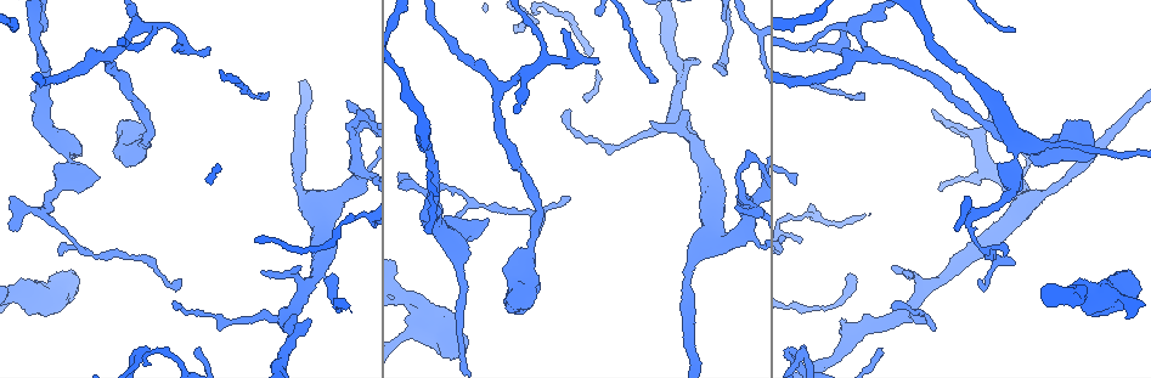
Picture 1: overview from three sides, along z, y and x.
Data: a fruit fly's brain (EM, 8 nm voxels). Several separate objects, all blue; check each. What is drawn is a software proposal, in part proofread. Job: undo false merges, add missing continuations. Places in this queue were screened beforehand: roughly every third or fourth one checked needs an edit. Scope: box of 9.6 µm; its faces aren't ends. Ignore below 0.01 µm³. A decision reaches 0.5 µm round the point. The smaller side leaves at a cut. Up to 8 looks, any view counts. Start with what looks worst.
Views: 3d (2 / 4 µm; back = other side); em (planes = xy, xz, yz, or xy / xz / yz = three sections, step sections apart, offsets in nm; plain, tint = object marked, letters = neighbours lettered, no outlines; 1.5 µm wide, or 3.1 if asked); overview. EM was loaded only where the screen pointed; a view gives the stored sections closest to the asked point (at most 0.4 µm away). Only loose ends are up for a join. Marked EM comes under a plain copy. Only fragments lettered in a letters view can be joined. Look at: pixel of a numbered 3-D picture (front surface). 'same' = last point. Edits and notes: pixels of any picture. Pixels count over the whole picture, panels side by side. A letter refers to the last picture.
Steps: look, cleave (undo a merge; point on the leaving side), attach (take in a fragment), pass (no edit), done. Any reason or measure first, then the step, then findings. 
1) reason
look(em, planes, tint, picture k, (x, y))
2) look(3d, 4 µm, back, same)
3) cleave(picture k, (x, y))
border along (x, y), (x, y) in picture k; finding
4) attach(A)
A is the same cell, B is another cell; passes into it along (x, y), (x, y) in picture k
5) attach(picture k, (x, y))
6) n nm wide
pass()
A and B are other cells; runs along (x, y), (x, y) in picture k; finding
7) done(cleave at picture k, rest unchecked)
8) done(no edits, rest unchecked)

abrupt turn
look(em, planes, tint, picture 1, (532, 18))

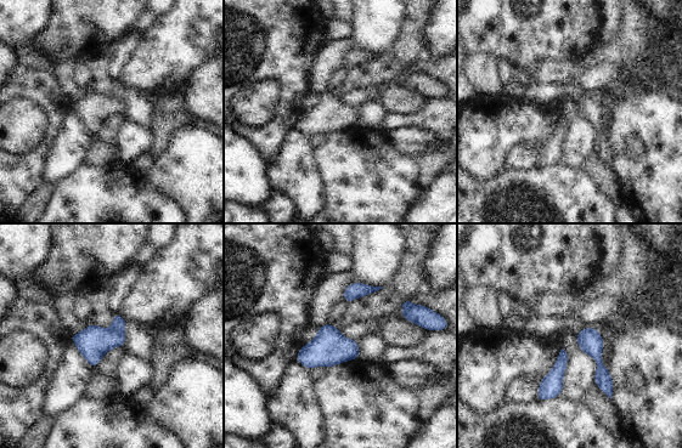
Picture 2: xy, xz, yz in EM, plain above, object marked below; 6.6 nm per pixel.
what lies round it
look(em, planes, letters, same)

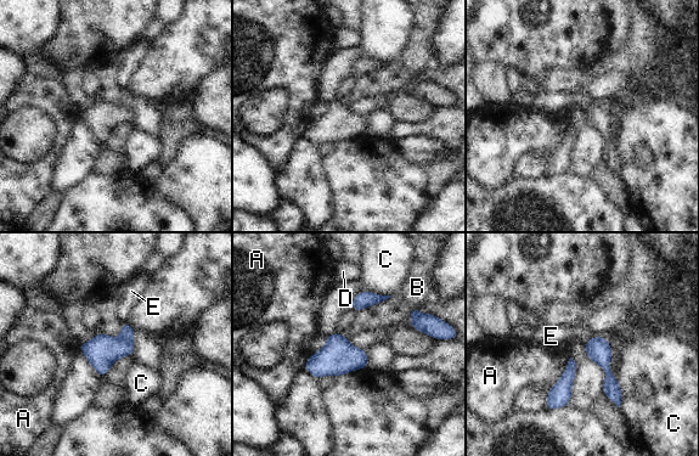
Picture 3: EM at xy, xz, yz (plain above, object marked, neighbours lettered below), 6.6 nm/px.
pass()
A, B, C, D and E are other cells; border along (392, 296), (356, 311) in picture 3; continuous, no second neuron

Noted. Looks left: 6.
look(3d, 4 µm, picture 1, (979, 279))

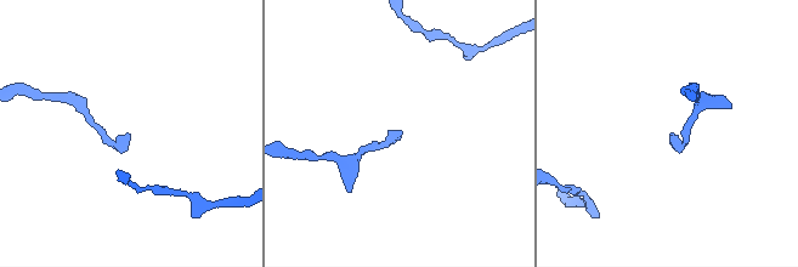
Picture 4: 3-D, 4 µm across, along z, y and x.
now the EM
look(em, xy, step 4, tint, picture 4, (127, 133))

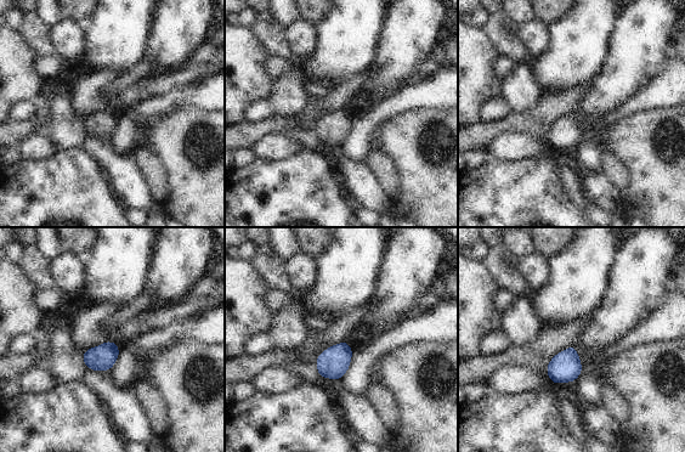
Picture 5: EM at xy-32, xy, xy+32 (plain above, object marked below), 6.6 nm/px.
another direction
look(em, xz, step 4, letters, same)

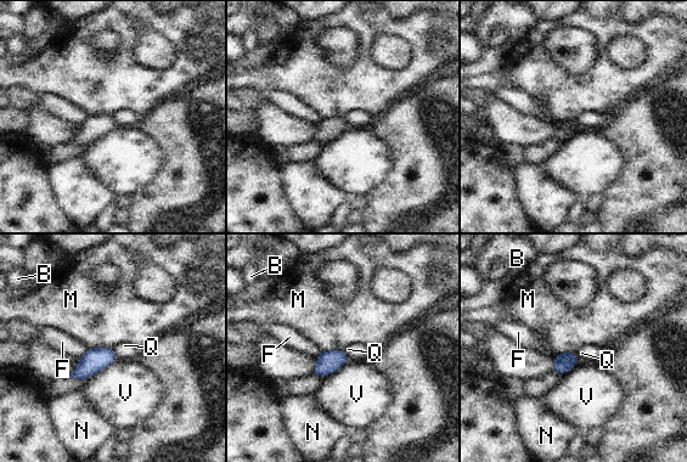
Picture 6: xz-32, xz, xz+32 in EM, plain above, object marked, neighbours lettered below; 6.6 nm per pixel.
pass()
B, F, M, N, Q and V are other cells; border along (116, 359), (84, 381) in picture 6; none of them fits

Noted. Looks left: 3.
free end
look(em, xy, step 4, letters, picture 1, (905, 271))

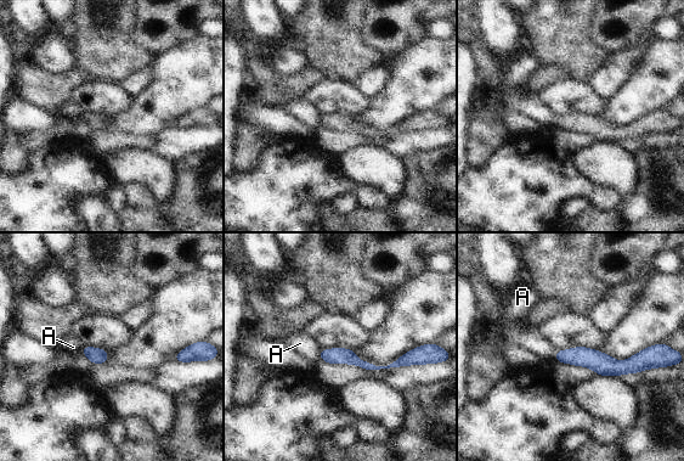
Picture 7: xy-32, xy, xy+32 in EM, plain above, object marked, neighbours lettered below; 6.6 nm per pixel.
100 nm wide
pass()
A is another cell; runs along (322, 353), (371, 367), (413, 355) in picture 7; no lettered fragment goes on from it

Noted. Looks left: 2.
done(no edits, rest unchecked)

